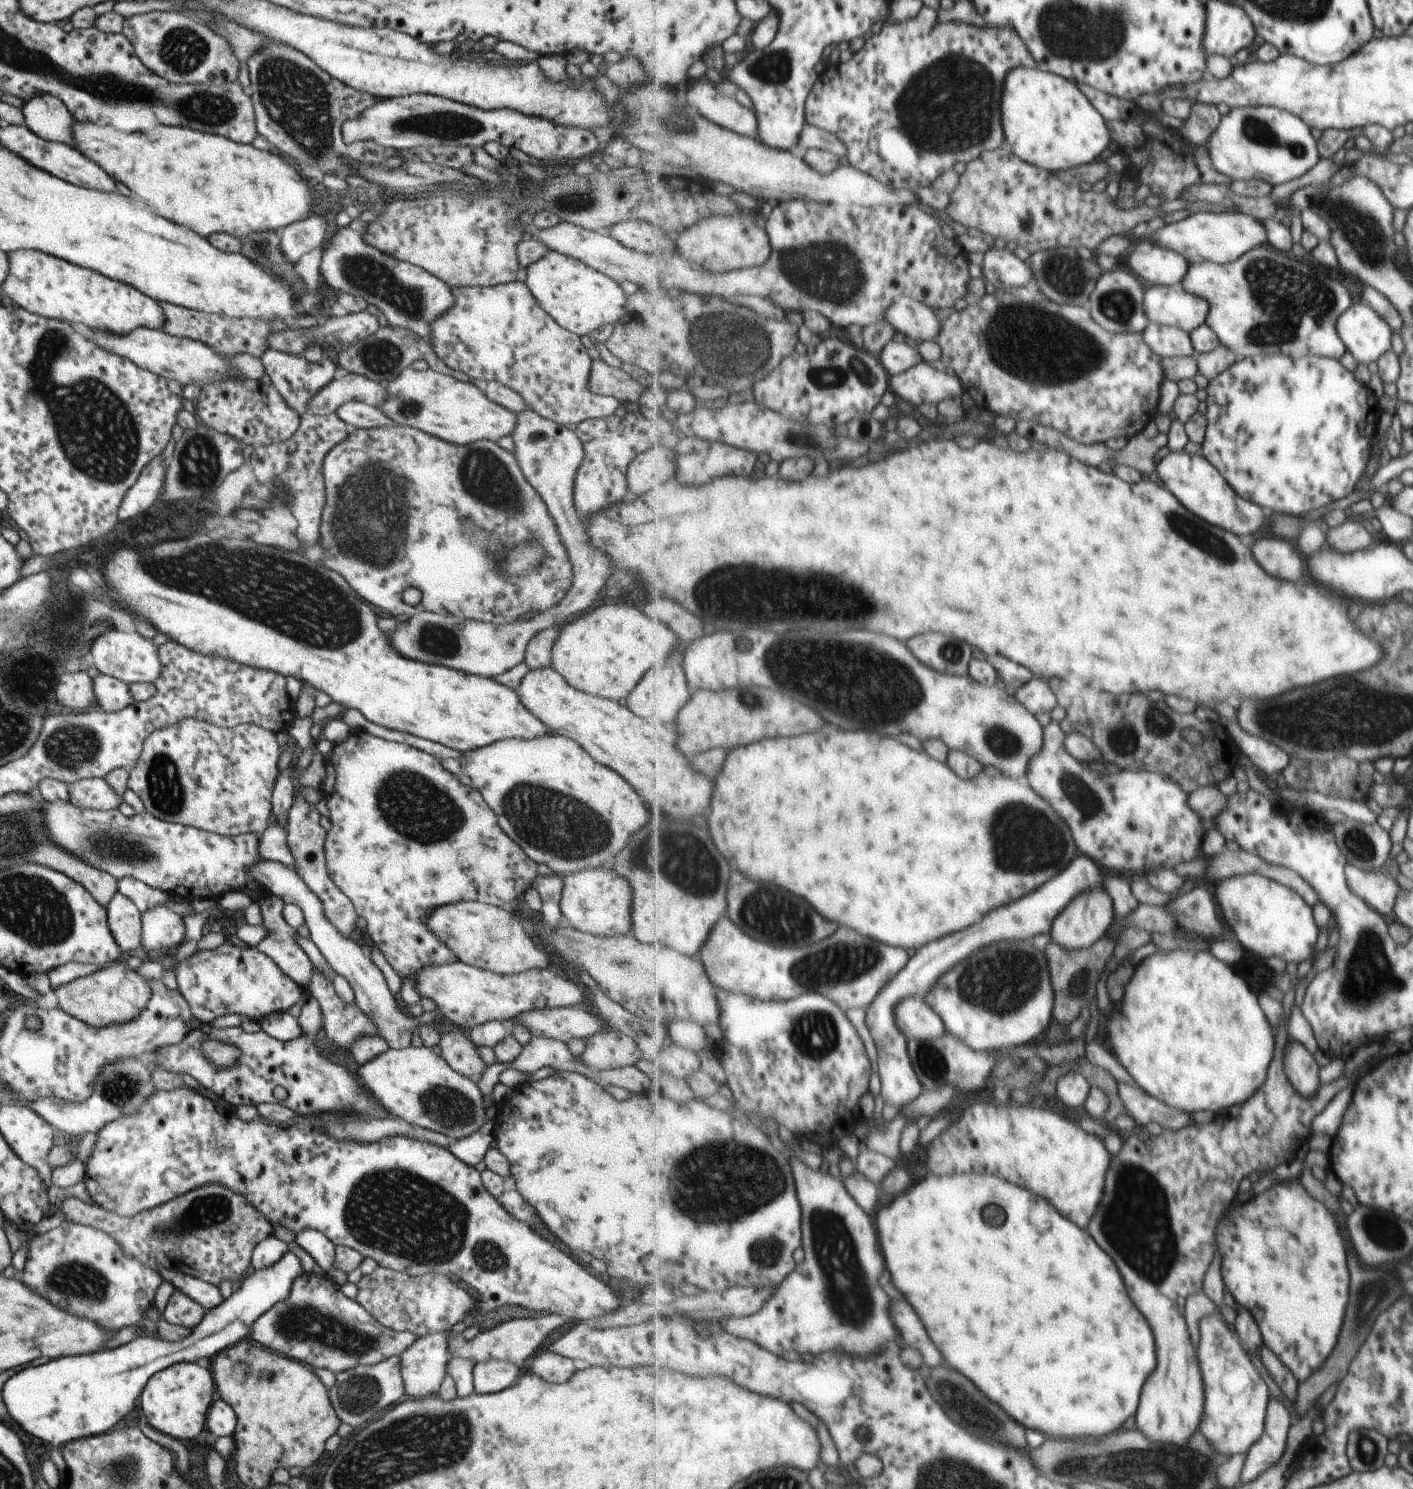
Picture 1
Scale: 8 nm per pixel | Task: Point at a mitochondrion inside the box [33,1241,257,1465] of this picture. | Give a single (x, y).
(79, 1281)

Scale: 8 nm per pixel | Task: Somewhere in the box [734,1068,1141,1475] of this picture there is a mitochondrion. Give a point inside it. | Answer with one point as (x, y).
(848, 1295)

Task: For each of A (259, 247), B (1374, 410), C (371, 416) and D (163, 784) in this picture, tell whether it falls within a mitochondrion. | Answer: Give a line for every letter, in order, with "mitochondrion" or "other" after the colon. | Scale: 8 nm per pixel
A: mitochondrion
B: other
C: other
D: mitochondrion

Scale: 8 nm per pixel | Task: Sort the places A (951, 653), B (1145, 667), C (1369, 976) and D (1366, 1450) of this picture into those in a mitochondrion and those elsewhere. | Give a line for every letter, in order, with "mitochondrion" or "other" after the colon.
A: mitochondrion
B: other
C: mitochondrion
D: mitochondrion

